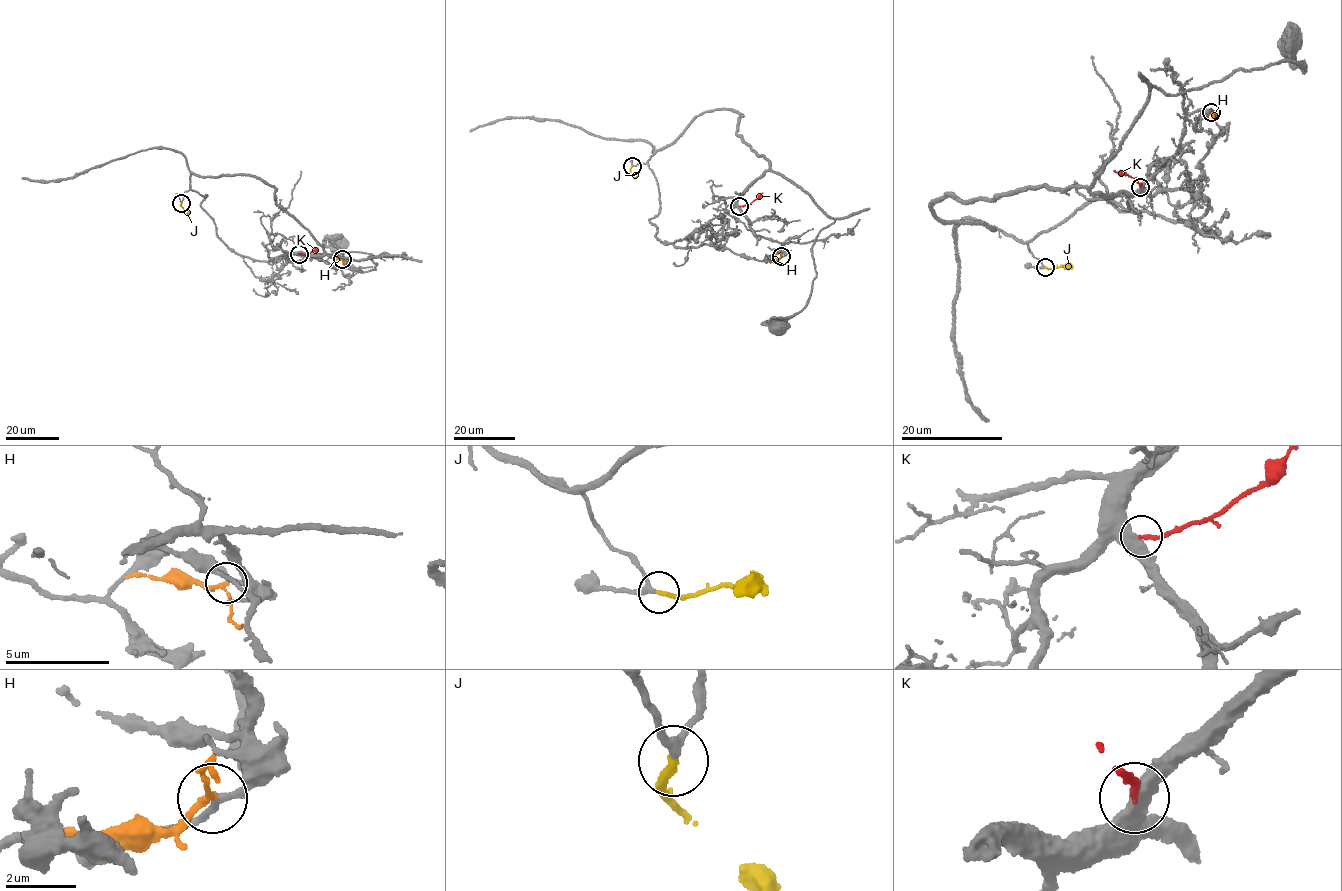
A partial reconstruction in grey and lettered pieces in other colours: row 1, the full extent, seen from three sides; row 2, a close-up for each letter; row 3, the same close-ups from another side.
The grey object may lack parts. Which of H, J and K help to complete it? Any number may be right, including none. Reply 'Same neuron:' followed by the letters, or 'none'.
Same neuron: J

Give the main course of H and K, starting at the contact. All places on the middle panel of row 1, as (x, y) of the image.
H: (781, 256), (767, 259)
K: (739, 206), (749, 204), (762, 192)

